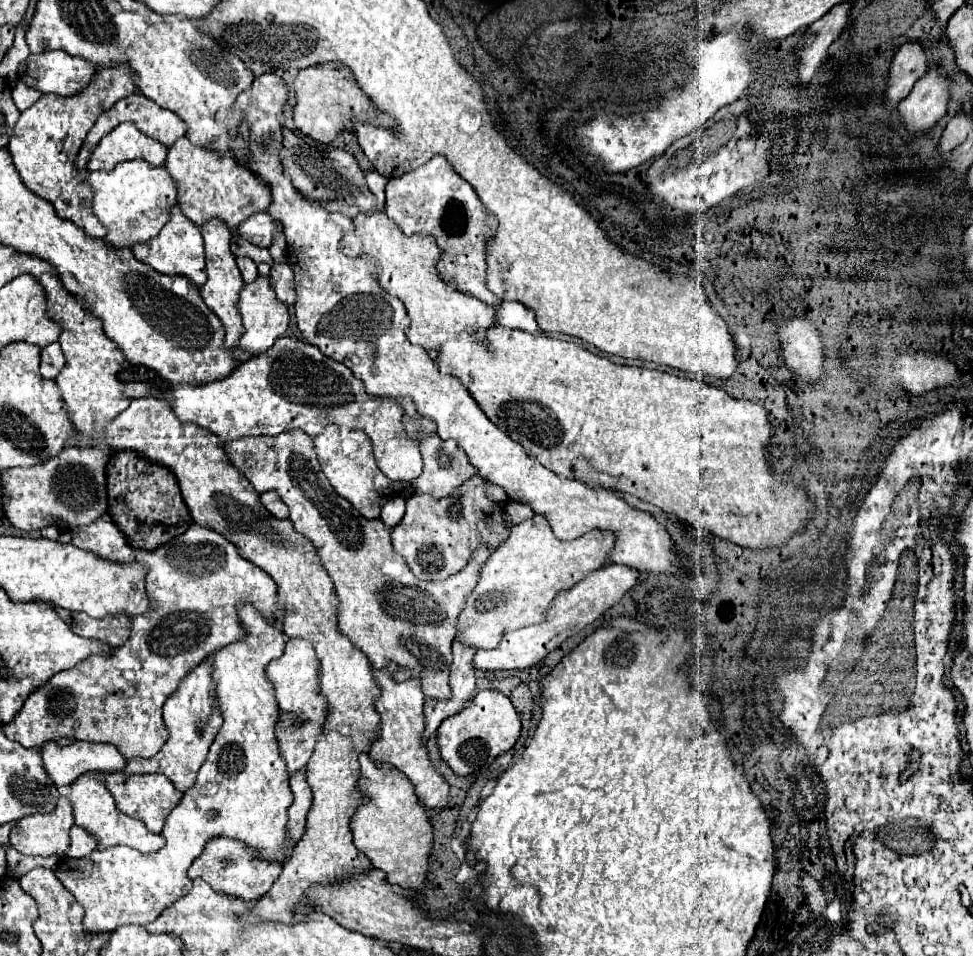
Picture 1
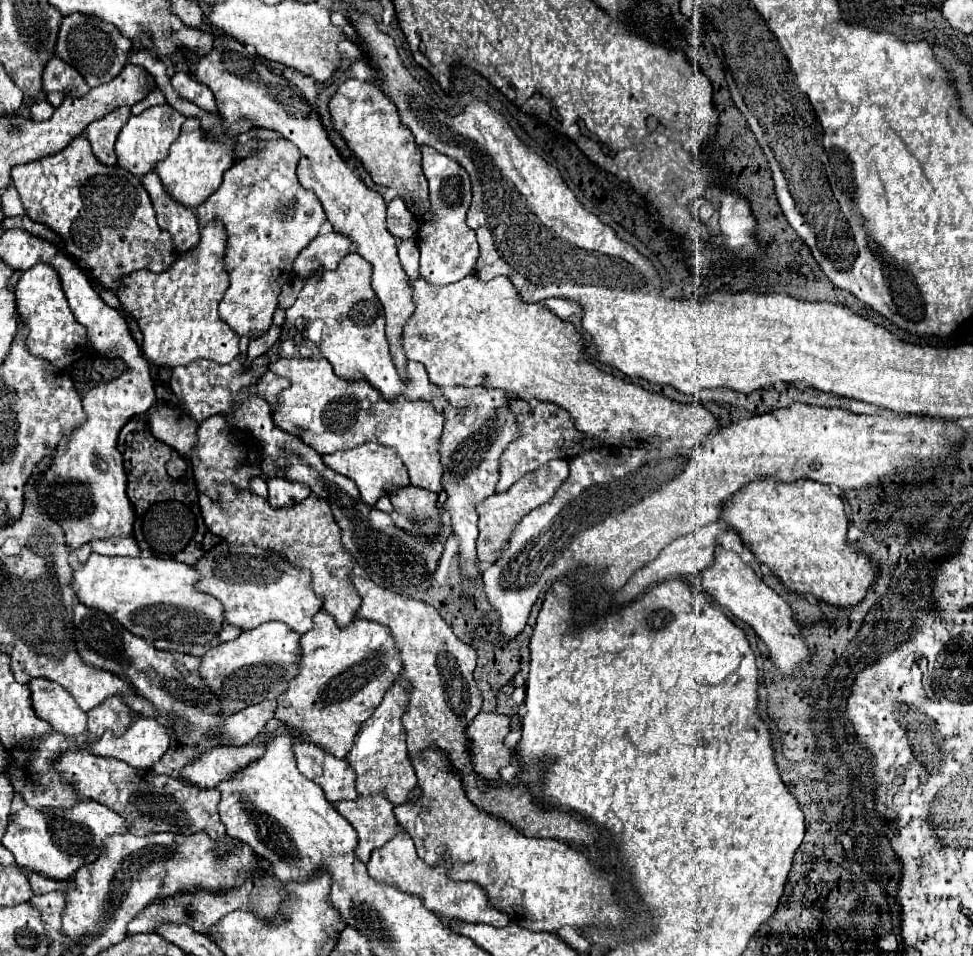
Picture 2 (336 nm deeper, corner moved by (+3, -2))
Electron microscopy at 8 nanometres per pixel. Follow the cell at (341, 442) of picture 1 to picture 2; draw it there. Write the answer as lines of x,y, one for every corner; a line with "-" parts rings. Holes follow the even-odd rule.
371,441
371,443
363,443
355,449
347,449
347,451
335,451
335,453
329,453
323,457
323,463
333,467
337,473
349,477
355,481
359,493
361,493
361,501
369,507
373,507
379,497
383,495
389,495
389,493
395,493
397,489
409,485
407,481
407,473
405,473
405,467
401,465
399,457
393,453
393,449
389,447
383,447
379,445
377,441

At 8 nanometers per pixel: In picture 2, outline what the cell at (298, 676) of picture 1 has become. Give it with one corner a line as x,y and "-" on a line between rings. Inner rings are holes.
319,611
313,617
313,629
301,635
301,655
297,669
299,673
287,683
287,689
277,697
275,717
299,731
305,741
329,751
337,759
343,759
349,753
361,723
367,721
369,715
373,715
383,695
397,679
397,673
401,673
401,661
397,657
393,635
383,625
353,619
349,627
339,629
327,613

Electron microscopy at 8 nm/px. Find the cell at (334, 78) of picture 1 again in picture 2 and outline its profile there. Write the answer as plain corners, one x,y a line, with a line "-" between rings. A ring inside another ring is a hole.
347,79
331,95
329,113
335,131
347,141
349,149
363,163
371,179
379,185
393,187
411,213
423,215
429,209
429,193
421,169
419,145
415,143
413,133
401,125
397,107
381,93
381,89
371,81

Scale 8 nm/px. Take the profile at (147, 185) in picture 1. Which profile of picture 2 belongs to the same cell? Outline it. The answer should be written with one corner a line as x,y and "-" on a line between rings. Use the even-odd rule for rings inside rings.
187,119
185,125
181,127
181,137
171,145
169,155
165,157
165,161
159,161
153,171
159,175
165,191
183,207
187,209
195,209
199,207
203,201
209,199
211,193
215,193
223,181
223,173
233,165
233,157
231,157
231,149
229,145
213,139
213,137
205,137
205,133
201,131
201,125
197,119

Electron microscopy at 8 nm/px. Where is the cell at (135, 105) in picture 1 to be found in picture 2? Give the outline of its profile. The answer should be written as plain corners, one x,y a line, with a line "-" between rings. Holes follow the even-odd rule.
117,107
111,113
103,115
101,119
93,121
85,135
91,143
91,149
95,153
95,157
103,163
103,165
115,165
115,139
121,131
121,127
127,123
127,119
131,117
131,107

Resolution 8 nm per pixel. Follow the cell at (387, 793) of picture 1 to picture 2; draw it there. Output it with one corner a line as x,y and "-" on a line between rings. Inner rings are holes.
399,831
391,841
387,841
387,845
375,849
371,855
371,861
367,863
367,871
377,883
387,883
391,887
397,887
399,891
419,897
427,909
435,911
441,917
459,919
465,923
489,923
493,927
505,927
509,923
509,917
505,913
489,905
485,891
477,883
451,881
449,869
451,865
445,861
441,861
439,865
427,865
415,853
413,839
405,831

